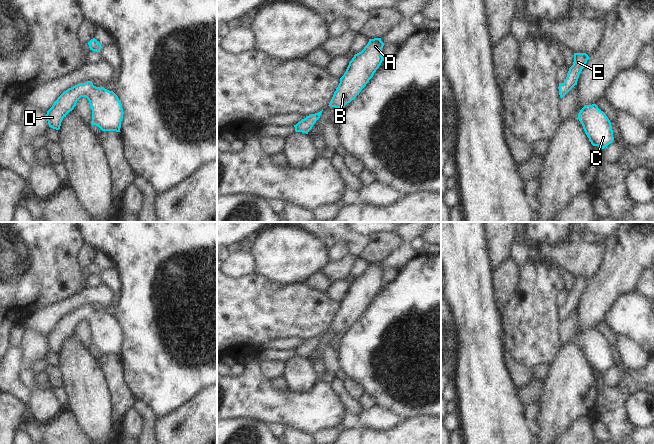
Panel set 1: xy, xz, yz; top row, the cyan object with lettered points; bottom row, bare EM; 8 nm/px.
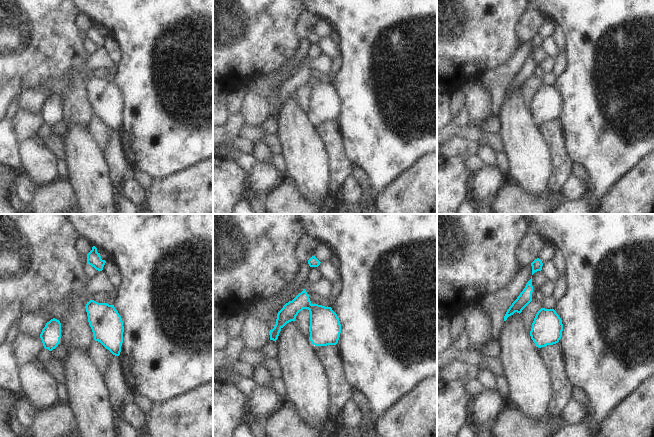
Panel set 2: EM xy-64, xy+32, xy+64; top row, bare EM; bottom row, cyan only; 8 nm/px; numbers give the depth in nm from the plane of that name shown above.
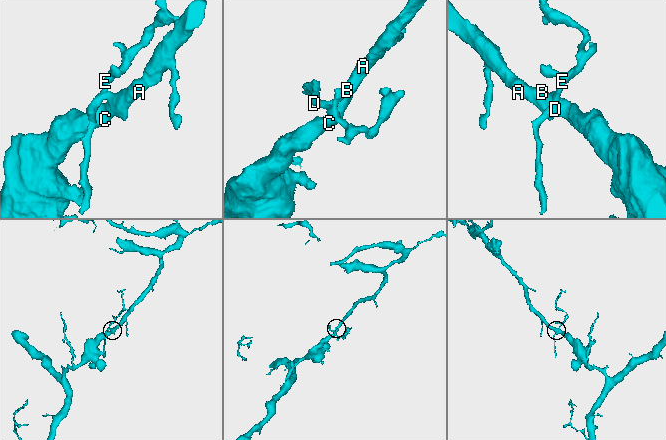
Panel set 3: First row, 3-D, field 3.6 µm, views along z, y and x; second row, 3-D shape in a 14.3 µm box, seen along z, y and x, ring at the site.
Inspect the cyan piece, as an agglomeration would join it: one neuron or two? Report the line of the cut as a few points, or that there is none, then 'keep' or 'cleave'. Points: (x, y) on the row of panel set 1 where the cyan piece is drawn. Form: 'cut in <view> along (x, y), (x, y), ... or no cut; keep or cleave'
no cut; keep

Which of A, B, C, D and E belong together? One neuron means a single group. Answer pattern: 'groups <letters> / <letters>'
groups A B C D E

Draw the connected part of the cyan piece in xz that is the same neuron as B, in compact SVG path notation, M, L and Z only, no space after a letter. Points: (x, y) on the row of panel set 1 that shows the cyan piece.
M381 38L369 39L364 49L354 55L328 106L343 108L356 98L384 60L383 46Z

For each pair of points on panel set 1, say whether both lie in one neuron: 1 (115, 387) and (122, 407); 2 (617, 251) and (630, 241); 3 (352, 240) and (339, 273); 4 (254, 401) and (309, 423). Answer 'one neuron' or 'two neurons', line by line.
1: one neuron
2: one neuron
3: two neurons
4: one neuron

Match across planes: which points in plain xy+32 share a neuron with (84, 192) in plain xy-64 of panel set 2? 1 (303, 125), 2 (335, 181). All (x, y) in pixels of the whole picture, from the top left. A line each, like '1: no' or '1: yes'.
1: yes
2: no

